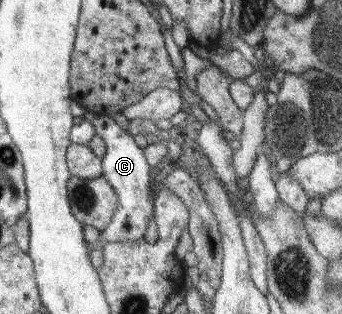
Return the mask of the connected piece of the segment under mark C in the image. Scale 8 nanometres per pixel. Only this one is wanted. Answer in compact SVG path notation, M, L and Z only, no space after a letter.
M86 110L84 121L90 122L95 134L104 139L106 153L101 160L102 176L113 186L117 194L117 209L107 227L101 232L103 238L90 244L90 260L96 270L103 263L103 246L106 243L129 243L144 239L148 220L153 216L153 198L150 196L150 168L144 151L136 145L132 135L123 130L110 115L101 115Z

